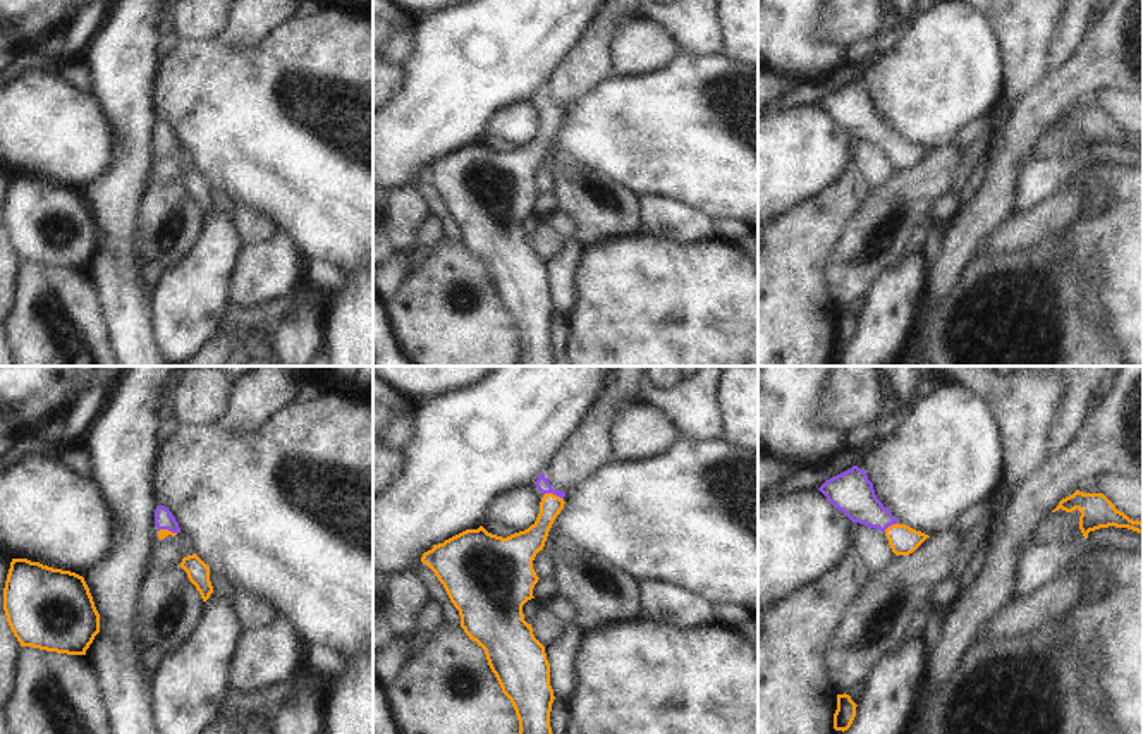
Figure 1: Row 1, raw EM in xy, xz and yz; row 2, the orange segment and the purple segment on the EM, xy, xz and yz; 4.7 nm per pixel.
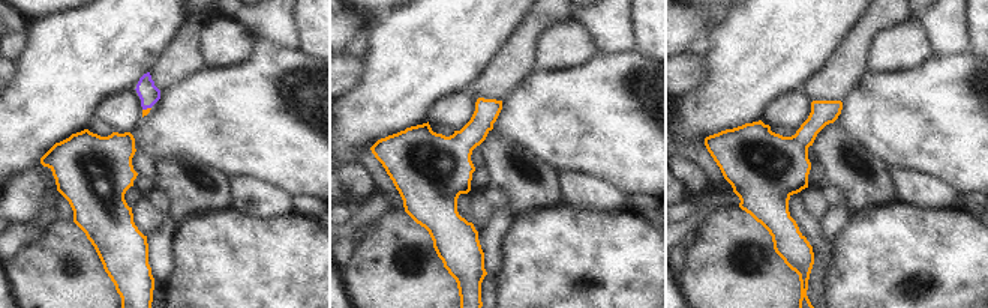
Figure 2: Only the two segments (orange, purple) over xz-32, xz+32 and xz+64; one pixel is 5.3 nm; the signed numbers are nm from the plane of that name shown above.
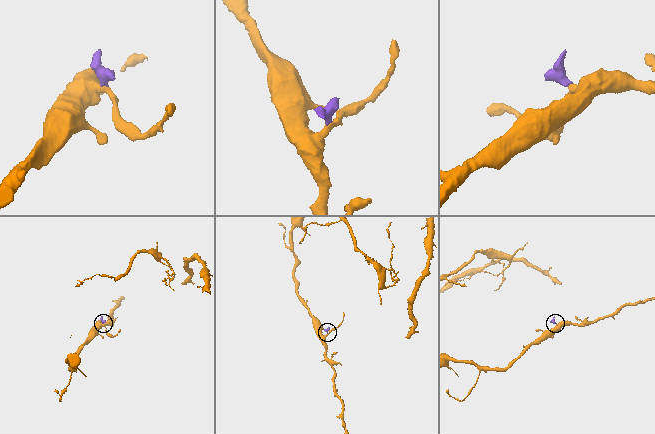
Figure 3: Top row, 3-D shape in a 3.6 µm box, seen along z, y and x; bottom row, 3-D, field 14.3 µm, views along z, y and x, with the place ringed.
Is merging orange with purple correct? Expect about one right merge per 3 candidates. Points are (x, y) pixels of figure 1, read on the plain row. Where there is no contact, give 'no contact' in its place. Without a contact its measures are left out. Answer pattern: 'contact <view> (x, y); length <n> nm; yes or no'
contact xz (552, 109); length 100 nm; yes

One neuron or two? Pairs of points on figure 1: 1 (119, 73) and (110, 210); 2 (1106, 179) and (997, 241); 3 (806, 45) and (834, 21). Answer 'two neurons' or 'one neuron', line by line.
1: one neuron
2: two neurons
3: two neurons

